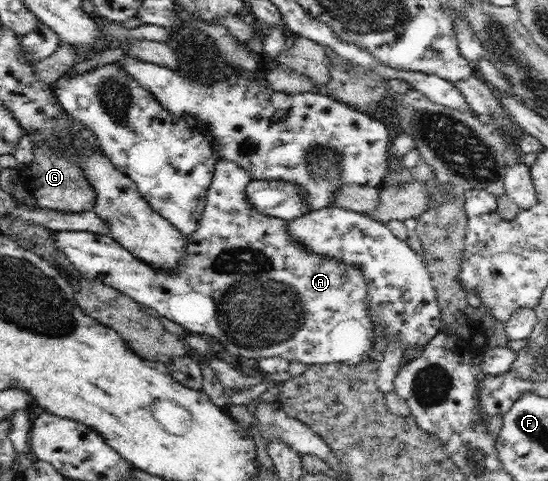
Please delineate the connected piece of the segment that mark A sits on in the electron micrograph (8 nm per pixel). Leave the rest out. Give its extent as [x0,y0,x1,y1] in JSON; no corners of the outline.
[52,156,376,366]

